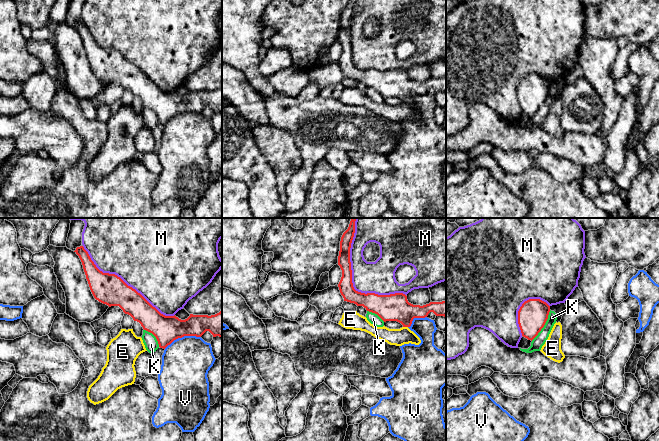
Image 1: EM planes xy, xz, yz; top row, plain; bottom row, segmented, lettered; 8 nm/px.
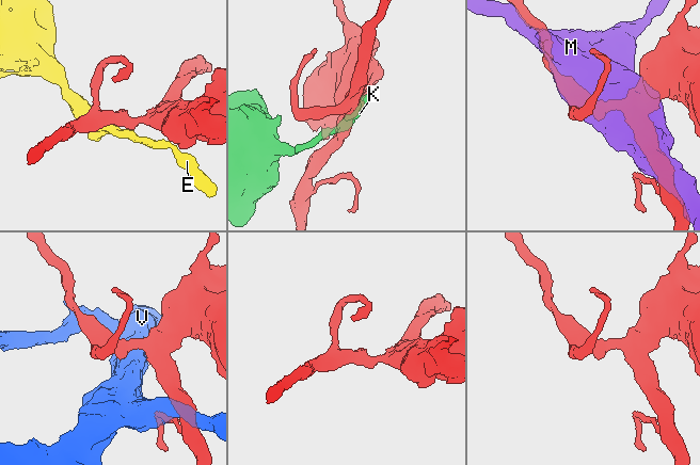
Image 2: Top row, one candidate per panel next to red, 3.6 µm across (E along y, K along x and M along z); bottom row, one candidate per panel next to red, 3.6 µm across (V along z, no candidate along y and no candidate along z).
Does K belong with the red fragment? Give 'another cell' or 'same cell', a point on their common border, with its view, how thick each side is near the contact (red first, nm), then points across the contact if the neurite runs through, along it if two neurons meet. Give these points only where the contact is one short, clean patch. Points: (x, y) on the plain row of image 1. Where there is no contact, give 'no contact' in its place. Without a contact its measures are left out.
another cell | yz (544, 100) | 240/90 nm | along yz (550, 86), (544, 102), (531, 116)

